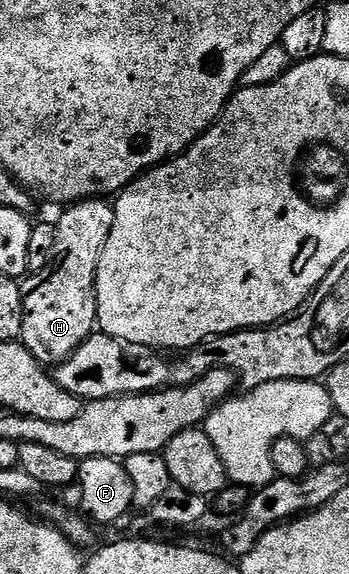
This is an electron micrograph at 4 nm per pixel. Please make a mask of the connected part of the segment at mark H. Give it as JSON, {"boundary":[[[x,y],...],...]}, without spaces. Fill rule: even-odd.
{"boundary":[[[105,199],[78,201],[62,213],[65,214],[55,221],[55,251],[51,251],[47,267],[43,267],[43,271],[38,273],[29,273],[20,282],[25,314],[19,340],[42,367],[56,367],[66,361],[98,328],[95,275],[101,249],[107,243],[107,235],[111,235],[113,226],[113,205]]]}

